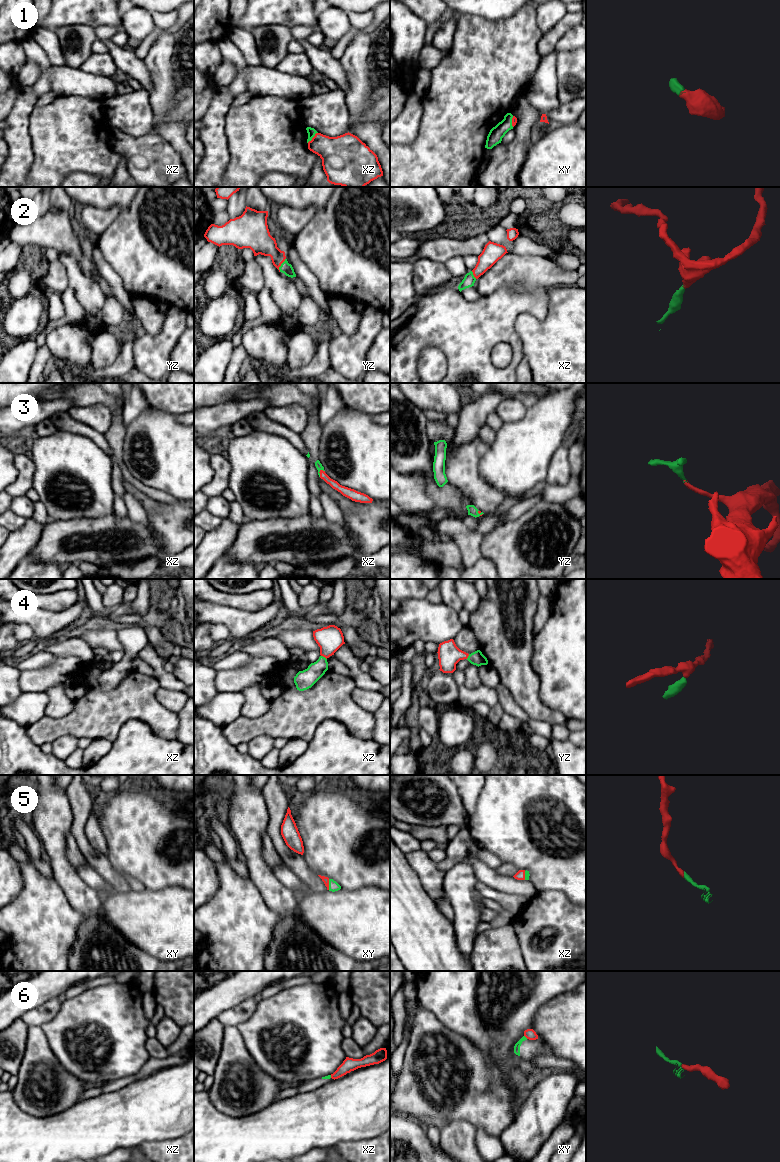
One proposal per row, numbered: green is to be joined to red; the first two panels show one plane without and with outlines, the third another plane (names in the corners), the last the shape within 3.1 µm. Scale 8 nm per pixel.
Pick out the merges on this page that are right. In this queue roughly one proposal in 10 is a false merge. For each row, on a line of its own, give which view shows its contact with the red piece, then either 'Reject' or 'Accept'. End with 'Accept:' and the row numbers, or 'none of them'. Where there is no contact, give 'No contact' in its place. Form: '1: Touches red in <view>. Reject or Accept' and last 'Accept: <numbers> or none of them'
1: Touches red in xz. Accept
2: Touches red in yz. Accept
3: Touches red in xz. Accept
4: Touches red in xz. Accept
5: Touches red in xy. Accept
6: Touches red in xy. Accept
Accept: 1, 2, 3, 4, 5, 6

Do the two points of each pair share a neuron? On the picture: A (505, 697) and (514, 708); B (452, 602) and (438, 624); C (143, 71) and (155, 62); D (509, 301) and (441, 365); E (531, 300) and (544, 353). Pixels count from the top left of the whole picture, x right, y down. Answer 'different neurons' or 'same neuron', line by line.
A: same neuron
B: different neurons
C: different neurons
D: different neurons
E: different neurons

